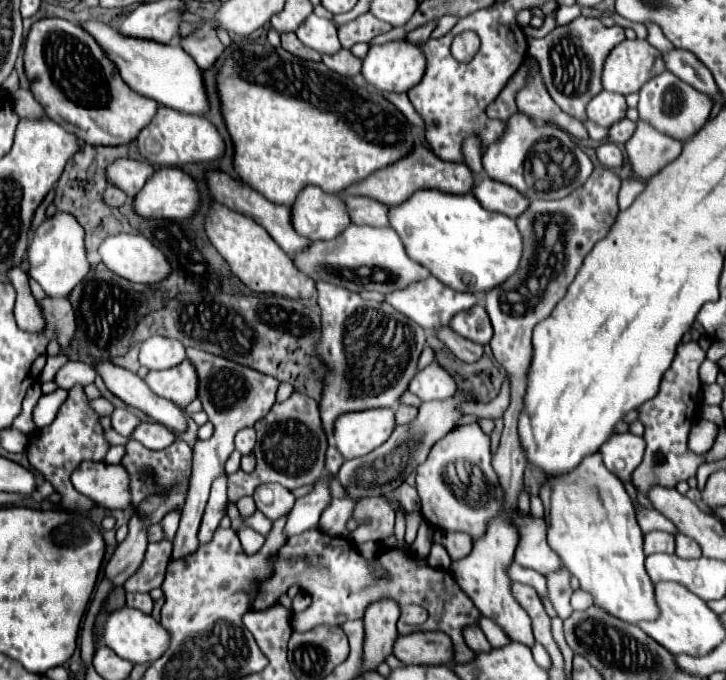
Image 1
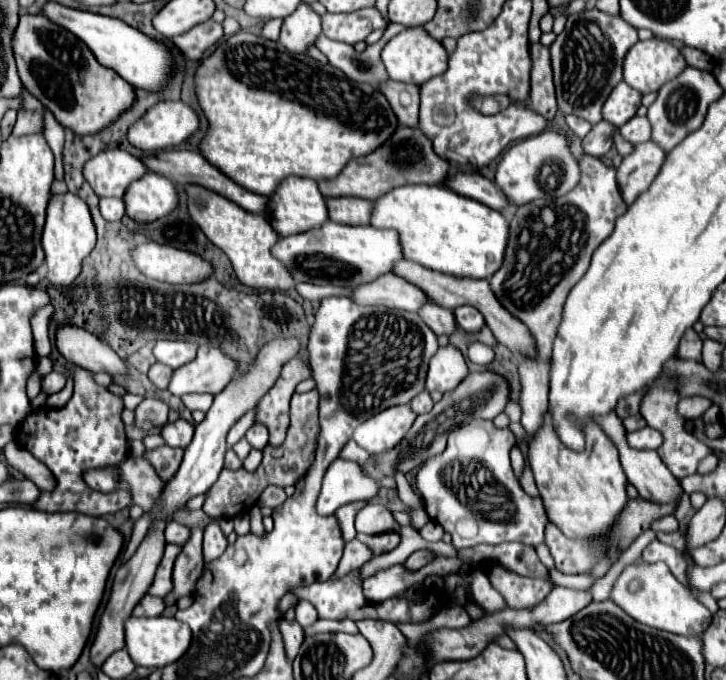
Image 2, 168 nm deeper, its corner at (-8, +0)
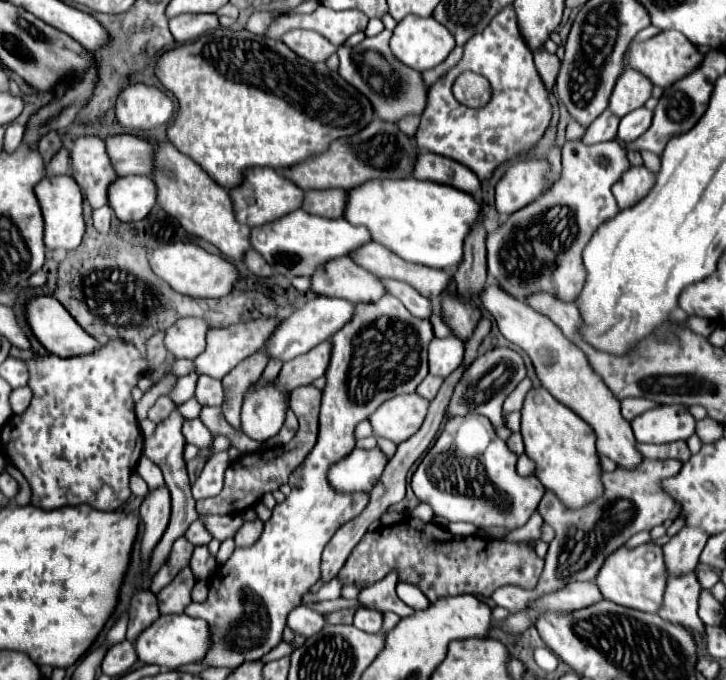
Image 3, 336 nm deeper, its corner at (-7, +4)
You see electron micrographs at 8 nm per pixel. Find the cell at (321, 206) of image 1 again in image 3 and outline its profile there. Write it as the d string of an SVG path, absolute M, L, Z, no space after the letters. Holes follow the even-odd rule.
M255 167L245 173L245 179L239 187L231 189L231 199L235 205L237 219L241 223L247 223L249 227L261 227L261 225L267 225L267 223L281 219L283 215L289 215L295 209L301 209L303 199L305 199L305 191L299 189L285 175L271 171L271 167Z

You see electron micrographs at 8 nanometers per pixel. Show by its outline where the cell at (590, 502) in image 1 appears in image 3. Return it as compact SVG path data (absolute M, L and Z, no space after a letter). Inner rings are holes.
M531 389L521 409L521 433L525 441L525 453L535 461L535 477L545 489L557 495L567 509L583 509L603 495L601 463L595 447L595 431L579 419L569 407L559 403L547 389Z

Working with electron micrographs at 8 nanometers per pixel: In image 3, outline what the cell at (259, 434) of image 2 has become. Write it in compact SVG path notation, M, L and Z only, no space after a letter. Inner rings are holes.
M275 383L263 385L257 391L247 391L241 409L241 427L253 441L267 441L279 433L285 421L285 395L275 389Z

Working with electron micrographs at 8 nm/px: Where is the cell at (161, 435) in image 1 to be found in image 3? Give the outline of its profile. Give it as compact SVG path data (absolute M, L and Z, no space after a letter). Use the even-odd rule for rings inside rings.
M191 419L191 421L183 421L183 437L187 443L197 445L197 447L207 447L211 443L211 431L199 421L199 419Z

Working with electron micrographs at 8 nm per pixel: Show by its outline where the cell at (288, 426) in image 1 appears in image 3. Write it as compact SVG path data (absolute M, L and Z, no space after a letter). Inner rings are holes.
M313 385L297 387L291 393L291 409L299 419L299 429L297 429L295 437L291 439L291 443L275 447L275 449L261 449L261 451L255 451L255 453L247 453L247 455L241 455L239 459L231 461L227 471L225 471L225 487L223 487L223 491L219 495L215 495L215 497L197 501L199 513L207 513L207 515L243 513L243 509L249 509L249 507L257 505L263 499L265 493L277 491L283 483L287 483L289 475L295 471L295 467L299 467L303 463L303 459L307 457L307 453L315 445L319 405L321 405L321 391L319 389L315 389Z

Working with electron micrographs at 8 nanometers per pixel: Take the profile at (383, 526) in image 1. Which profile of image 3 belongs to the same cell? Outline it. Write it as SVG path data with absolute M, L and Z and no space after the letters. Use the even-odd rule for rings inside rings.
M405 517L395 525L367 531L351 551L347 563L339 571L339 577L345 585L371 585L383 579L391 569L399 569L401 581L419 585L427 599L435 603L439 597L463 593L481 593L489 597L503 585L535 589L539 575L543 573L543 559L539 559L525 543L505 543L479 535L461 537L449 533L441 525Z

